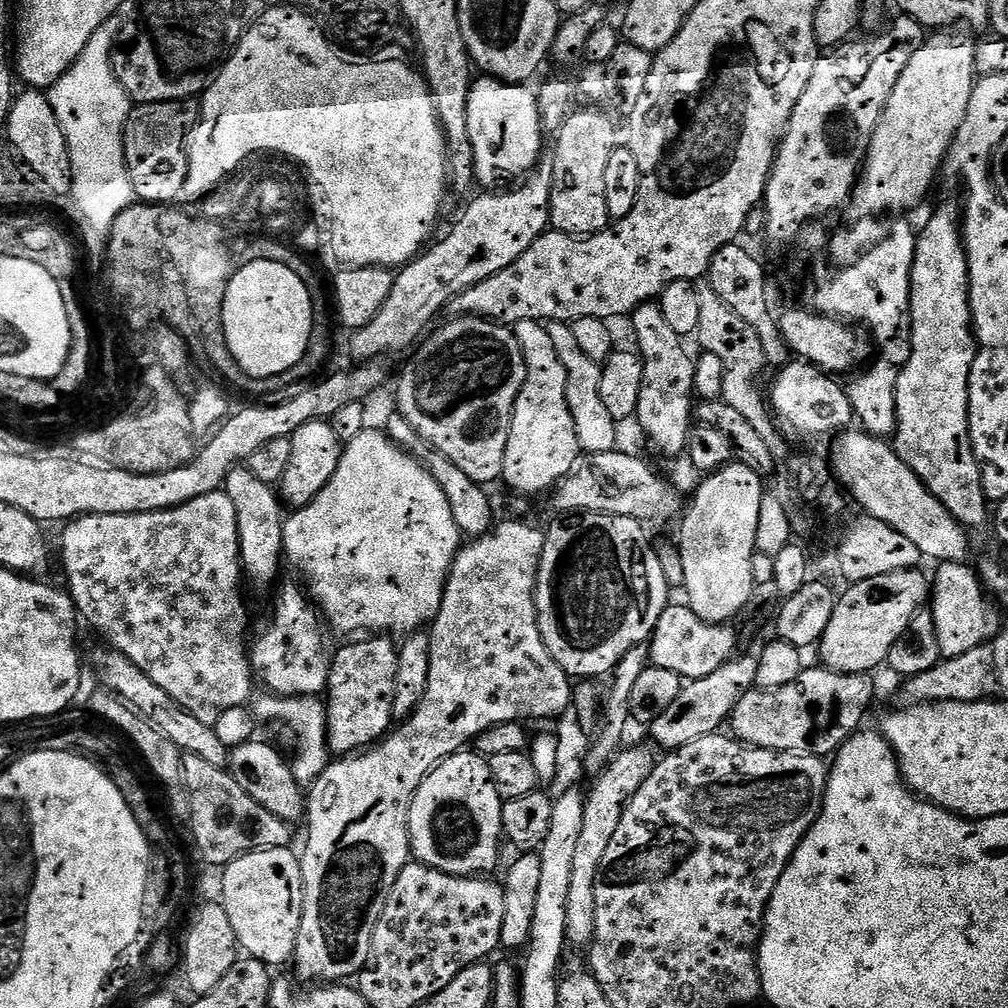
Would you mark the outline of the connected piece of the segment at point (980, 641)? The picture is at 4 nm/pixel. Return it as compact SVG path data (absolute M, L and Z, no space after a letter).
M944 562L939 565L936 572L936 580L930 584L930 611L934 618L934 634L938 634L938 650L945 660L958 658L958 654L966 654L969 650L974 650L978 646L987 644L993 640L1000 632L1002 621L1000 612L991 604L989 593L983 584L975 567L967 568L969 565L964 562Z

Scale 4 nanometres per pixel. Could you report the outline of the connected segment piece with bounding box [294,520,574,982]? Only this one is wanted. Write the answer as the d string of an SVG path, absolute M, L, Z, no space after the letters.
M508 520L505 524L497 523L492 531L484 536L477 536L471 542L465 543L456 554L456 561L448 571L448 581L444 587L442 606L438 610L436 619L430 625L431 644L429 646L429 684L426 686L425 697L421 704L413 710L407 720L397 723L388 735L371 748L365 748L359 754L342 756L333 759L326 770L306 792L306 825L308 824L308 837L304 840L304 852L299 853L302 882L304 883L304 901L302 902L302 922L298 926L296 939L296 955L294 965L296 972L304 982L344 982L352 976L359 977L368 966L368 959L372 956L372 939L374 926L378 926L378 918L386 906L386 898L398 882L398 874L410 863L410 841L408 838L408 815L414 794L424 777L440 764L447 756L467 749L490 726L495 724L515 724L529 722L528 720L548 720L557 718L568 708L572 707L573 681L567 672L564 672L554 662L554 658L546 650L540 627L536 621L536 575L540 569L540 559L544 549L544 532L536 529L532 524L523 524L520 520Z

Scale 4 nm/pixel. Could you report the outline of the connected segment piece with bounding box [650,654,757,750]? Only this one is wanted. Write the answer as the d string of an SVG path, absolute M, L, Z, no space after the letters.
M740 654L719 667L713 674L708 674L706 678L685 683L677 701L651 724L651 743L657 749L673 750L686 746L697 738L717 735L723 729L720 727L729 723L733 708L741 700L742 694L751 691L756 685L756 680L757 655Z

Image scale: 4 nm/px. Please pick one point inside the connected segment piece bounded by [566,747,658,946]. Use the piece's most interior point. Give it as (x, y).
(604, 804)

